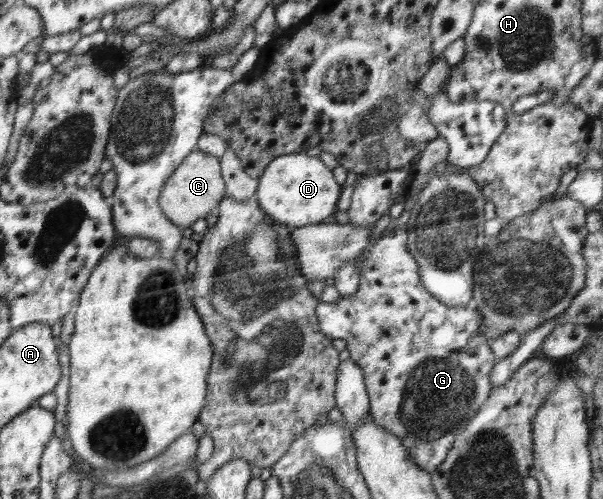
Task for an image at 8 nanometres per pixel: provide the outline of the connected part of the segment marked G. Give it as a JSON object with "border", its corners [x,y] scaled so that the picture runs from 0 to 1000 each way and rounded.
{"border":[[[675,455],[642,463],[605,507],[595,547],[594,581],[584,593],[564,593],[557,605],[531,605],[524,635],[531,663],[552,679],[574,683],[580,719],[602,743],[612,792],[612,824],[627,846],[653,870],[695,938],[716,948],[740,920],[758,872],[793,828],[814,786],[813,743],[824,717],[813,701],[813,679],[799,665],[799,629],[779,607],[746,613],[730,605],[698,571],[693,527],[675,499]]]}

